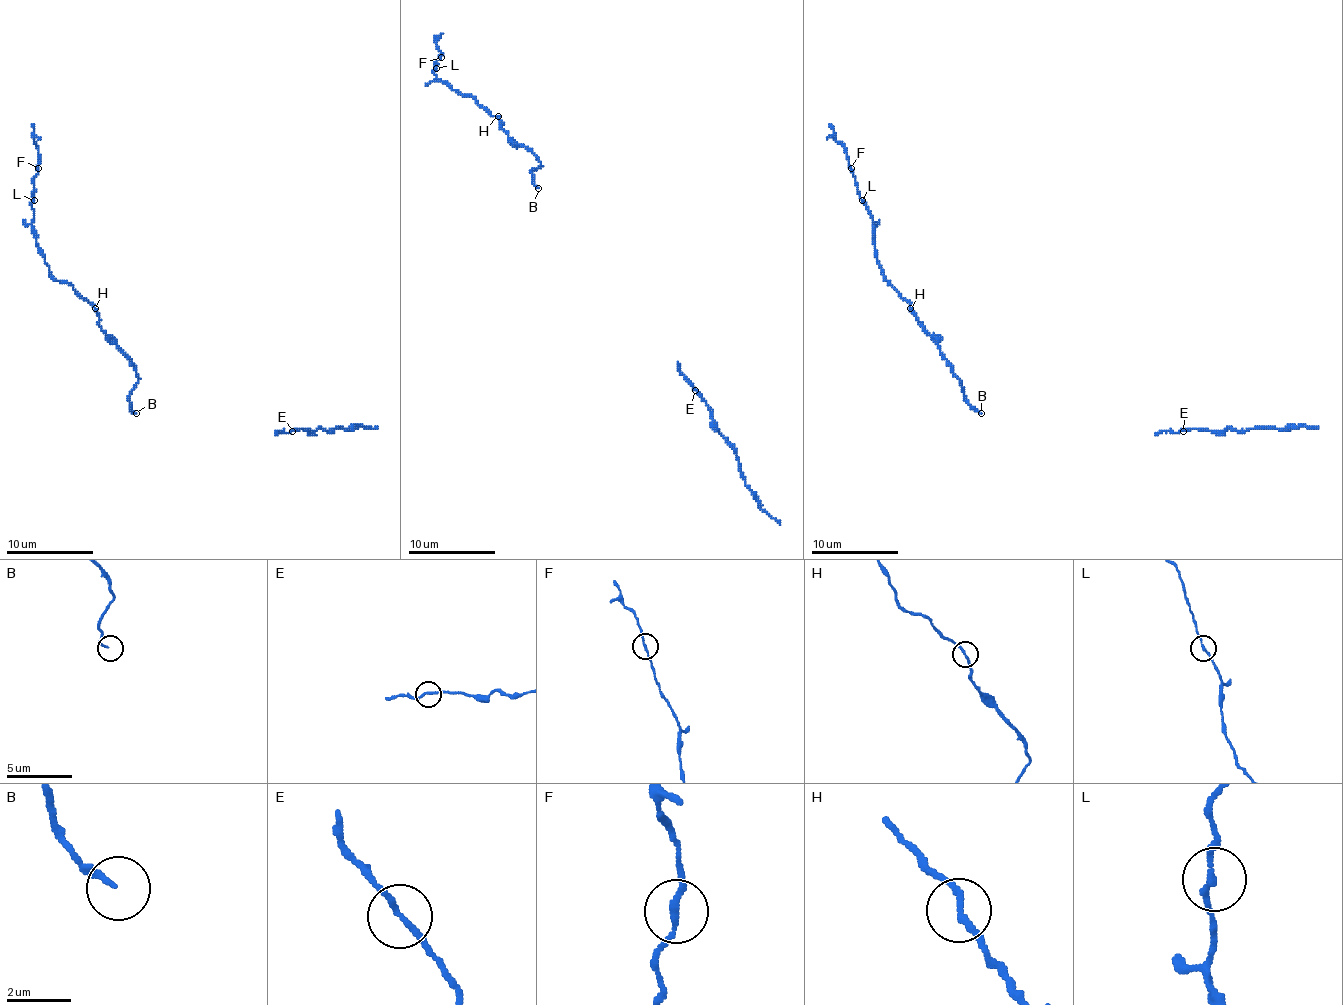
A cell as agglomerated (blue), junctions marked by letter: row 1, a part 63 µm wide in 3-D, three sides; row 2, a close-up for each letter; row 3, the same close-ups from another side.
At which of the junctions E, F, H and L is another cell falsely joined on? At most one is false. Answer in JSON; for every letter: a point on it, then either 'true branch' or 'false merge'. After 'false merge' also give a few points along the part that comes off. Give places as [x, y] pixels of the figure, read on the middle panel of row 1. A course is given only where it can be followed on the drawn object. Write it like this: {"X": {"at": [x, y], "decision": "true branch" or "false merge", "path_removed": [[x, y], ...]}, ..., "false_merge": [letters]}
{"E": {"at": [695, 390], "decision": "true branch"}, "F": {"at": [441, 57], "decision": "true branch"}, "H": {"at": [498, 116], "decision": "true branch"}, "L": {"at": [436, 68], "decision": "true branch"}, "false_merge": []}

